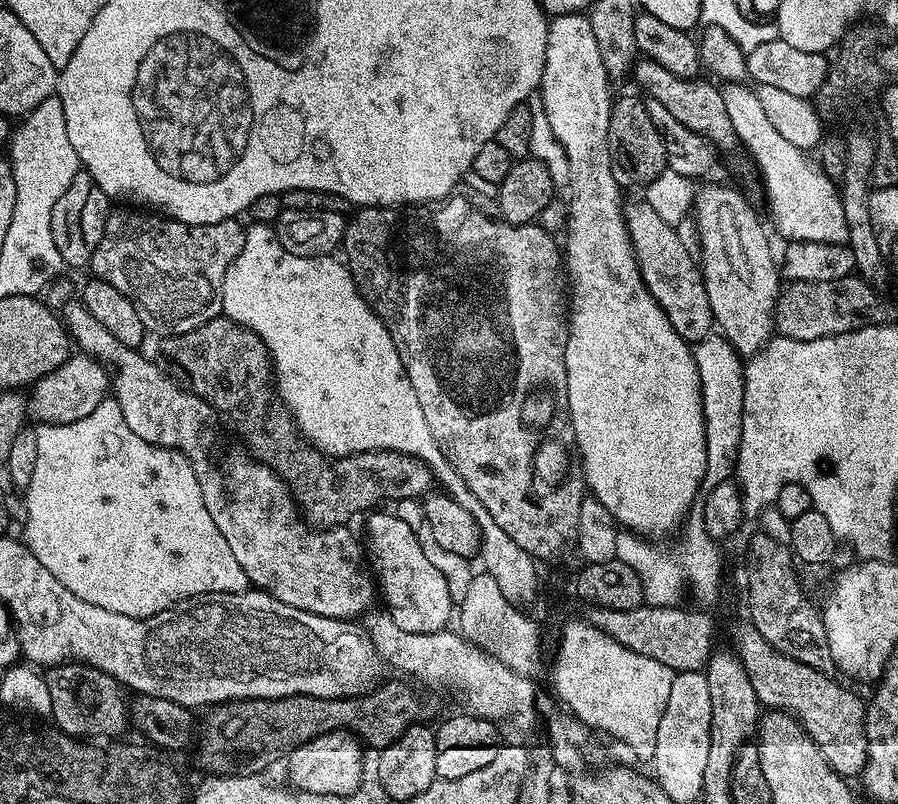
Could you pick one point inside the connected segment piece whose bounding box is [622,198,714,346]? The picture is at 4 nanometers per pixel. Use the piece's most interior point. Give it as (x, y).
(673, 277)

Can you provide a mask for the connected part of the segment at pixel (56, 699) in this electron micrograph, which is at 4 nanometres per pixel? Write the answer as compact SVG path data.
M69 662L57 664L47 669L44 676L50 690L50 713L55 727L68 736L77 738L116 738L120 731L130 724L130 708L124 704L126 689L123 684L89 664Z

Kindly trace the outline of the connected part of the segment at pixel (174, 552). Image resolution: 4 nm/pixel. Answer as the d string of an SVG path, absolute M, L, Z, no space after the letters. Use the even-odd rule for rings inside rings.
M106 398L97 408L90 410L86 418L78 418L76 422L65 424L40 424L36 428L38 434L38 462L34 466L34 478L30 478L30 486L23 493L24 522L23 543L28 549L70 590L70 594L78 594L82 602L90 602L90 606L102 606L102 610L114 610L114 614L126 614L130 618L146 618L166 610L170 605L184 601L188 597L194 597L204 593L238 593L249 587L248 579L242 570L226 538L219 533L214 518L207 513L206 504L203 501L202 490L198 490L198 478L194 478L194 470L188 464L188 459L173 448L159 448L156 444L146 442L126 426L126 418L122 418L122 410L115 398Z

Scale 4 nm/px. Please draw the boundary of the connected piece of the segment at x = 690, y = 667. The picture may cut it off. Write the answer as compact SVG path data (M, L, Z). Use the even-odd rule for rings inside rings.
M647 603L634 610L593 607L586 620L591 627L606 633L614 642L626 646L628 650L634 650L634 654L662 662L662 666L672 669L673 673L698 671L707 665L713 654L712 639L716 636L716 624L704 613L707 611L687 612L680 607L656 607Z

